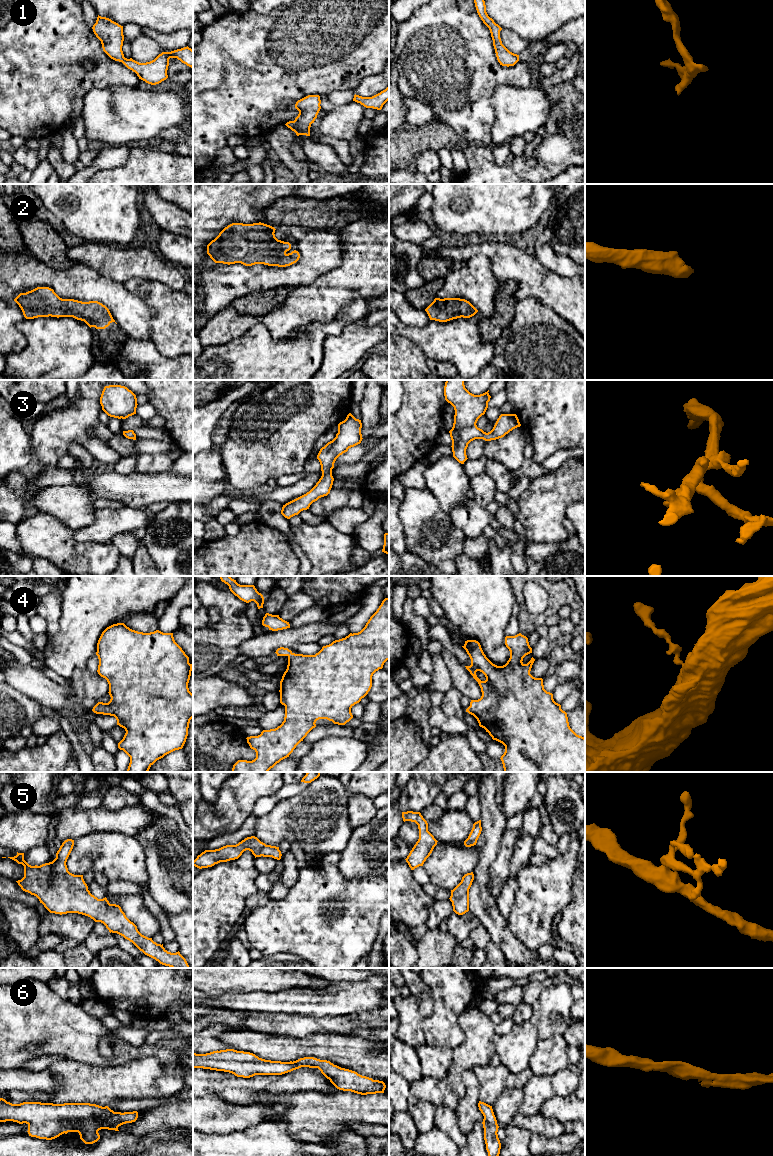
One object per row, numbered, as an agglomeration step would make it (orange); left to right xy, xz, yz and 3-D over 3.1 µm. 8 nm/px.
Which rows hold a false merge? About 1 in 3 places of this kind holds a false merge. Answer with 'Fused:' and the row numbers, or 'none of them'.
Fused: none of them

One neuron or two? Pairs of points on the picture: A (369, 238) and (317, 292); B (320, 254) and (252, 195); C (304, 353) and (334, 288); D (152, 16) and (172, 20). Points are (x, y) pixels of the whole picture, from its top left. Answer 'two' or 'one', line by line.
A: one
B: two
C: two
D: one

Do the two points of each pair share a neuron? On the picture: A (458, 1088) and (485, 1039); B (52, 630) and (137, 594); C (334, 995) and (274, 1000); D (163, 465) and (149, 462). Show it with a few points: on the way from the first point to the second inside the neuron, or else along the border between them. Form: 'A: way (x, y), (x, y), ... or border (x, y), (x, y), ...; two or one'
A: way (457, 1076), (459, 1065), (473, 1051); one
B: border (62, 604), (59, 630), (48, 639); two
C: way (319, 1000), (289, 1000); one
D: way (160, 463), (152, 463); one

